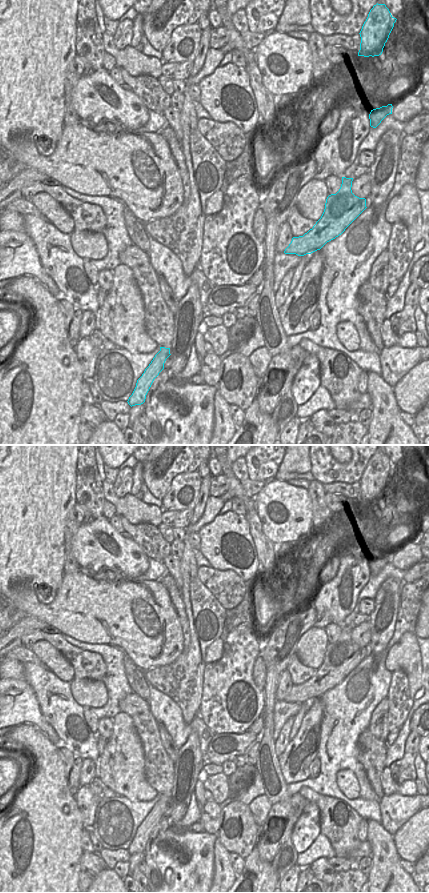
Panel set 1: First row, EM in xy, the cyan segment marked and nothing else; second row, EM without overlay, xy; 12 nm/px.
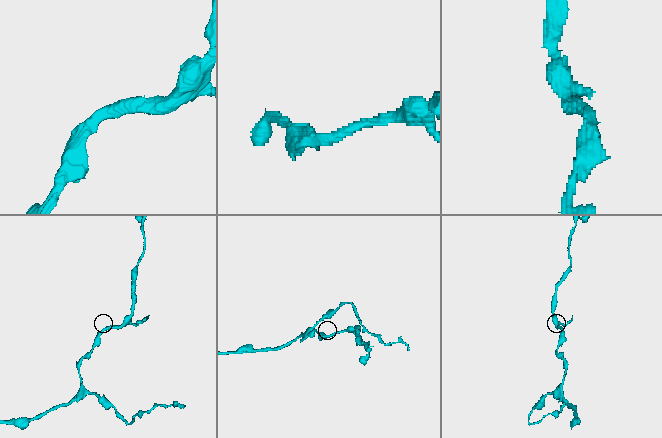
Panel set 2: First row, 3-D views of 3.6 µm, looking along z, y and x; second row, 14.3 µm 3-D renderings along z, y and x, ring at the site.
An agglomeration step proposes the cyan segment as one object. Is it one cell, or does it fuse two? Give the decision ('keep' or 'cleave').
keep

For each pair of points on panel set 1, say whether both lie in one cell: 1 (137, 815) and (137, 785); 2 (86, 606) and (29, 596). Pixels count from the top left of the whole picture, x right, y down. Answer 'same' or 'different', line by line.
1: different
2: same

